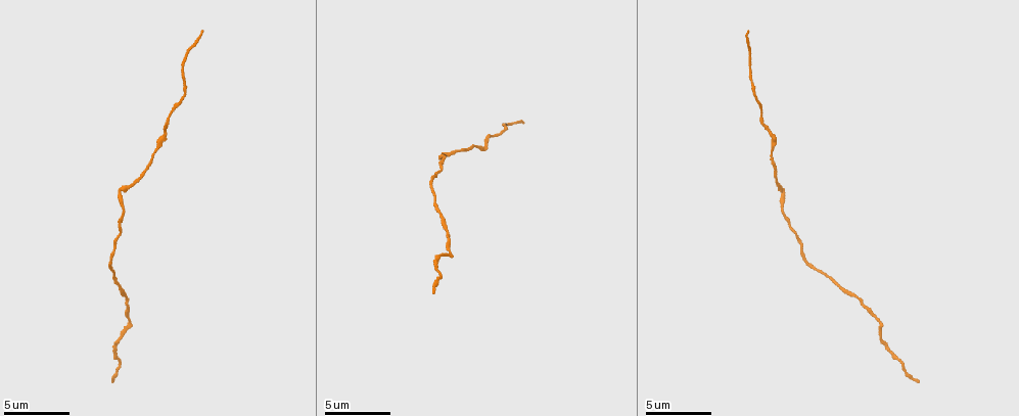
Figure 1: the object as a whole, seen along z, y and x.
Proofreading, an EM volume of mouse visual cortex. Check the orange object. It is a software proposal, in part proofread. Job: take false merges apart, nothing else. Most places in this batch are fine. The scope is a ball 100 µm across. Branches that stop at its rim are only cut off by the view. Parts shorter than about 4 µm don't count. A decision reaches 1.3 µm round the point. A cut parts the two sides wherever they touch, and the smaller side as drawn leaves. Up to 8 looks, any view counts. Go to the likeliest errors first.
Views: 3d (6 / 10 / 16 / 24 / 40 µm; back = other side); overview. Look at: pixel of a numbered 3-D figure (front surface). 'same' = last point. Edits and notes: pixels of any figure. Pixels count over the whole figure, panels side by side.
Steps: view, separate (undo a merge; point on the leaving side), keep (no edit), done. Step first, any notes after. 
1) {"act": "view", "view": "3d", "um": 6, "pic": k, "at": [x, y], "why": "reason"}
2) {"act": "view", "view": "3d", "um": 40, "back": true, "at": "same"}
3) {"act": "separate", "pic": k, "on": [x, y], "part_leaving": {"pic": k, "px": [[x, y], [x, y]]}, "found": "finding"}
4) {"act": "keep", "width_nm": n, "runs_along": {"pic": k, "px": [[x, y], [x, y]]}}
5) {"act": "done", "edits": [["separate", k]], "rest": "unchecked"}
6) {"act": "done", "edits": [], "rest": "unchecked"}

{"act": "view", "view": "3d", "um": 6, "pic": 1, "at": [437, 206], "why": "sudden change in width"}

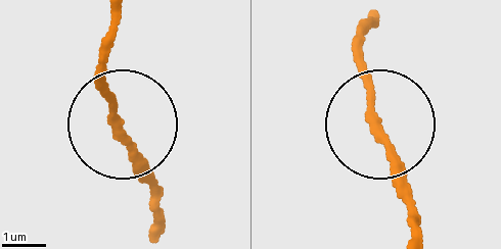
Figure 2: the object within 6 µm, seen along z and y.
{"act": "view", "view": "3d", "um": 6, "back": true, "pic": 2, "at": [117, 131]}

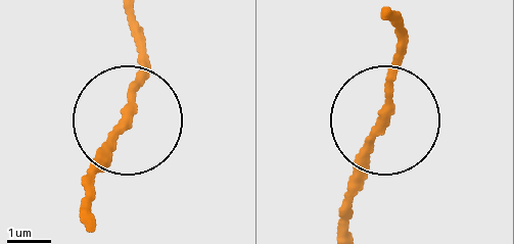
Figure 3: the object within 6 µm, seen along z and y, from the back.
{"act": "keep", "runs_along": {"pic": 3, "px": [[387, 12], [403, 49], [366, 181], [340, 221]]}, "found": "one neuron here"}

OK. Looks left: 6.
{"act": "view", "view": "3d", "um": 16, "pic": 1, "at": [781, 198], "why": "sudden change in width"}

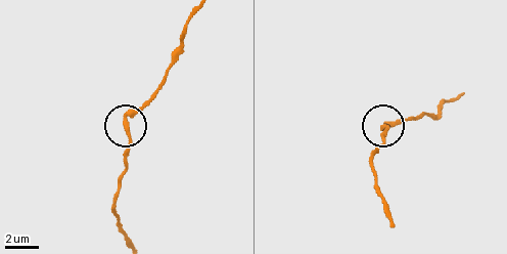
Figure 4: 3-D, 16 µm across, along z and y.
{"act": "keep", "runs_along": {"pic": 4, "px": [[127, 149], [130, 121], [160, 89]]}, "found": "all the same neuron"}

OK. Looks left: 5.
{"act": "view", "view": "3d", "um": 10, "pic": 1, "at": [448, 250], "why": "thin neck"}

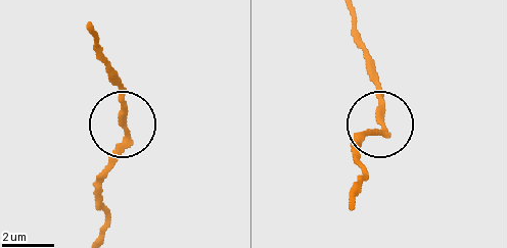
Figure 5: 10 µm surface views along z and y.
{"act": "keep", "runs_along": {"pic": 5, "px": [[352, 16], [383, 126], [359, 141]]}, "found": "continuous, no second neuron"}

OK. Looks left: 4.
{"act": "view", "view": "3d", "um": 16, "pic": 1, "at": [156, 150]}

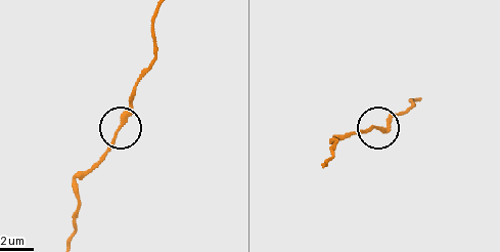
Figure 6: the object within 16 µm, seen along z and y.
{"act": "view", "view": "3d", "um": 6, "pic": 6, "at": [375, 128]}

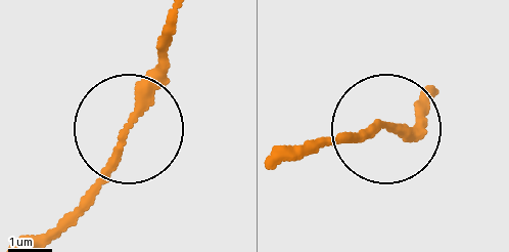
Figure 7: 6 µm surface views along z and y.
{"act": "keep", "found": "all the same neuron"}

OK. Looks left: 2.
{"act": "done", "edits": [], "rest": "unchecked"}

